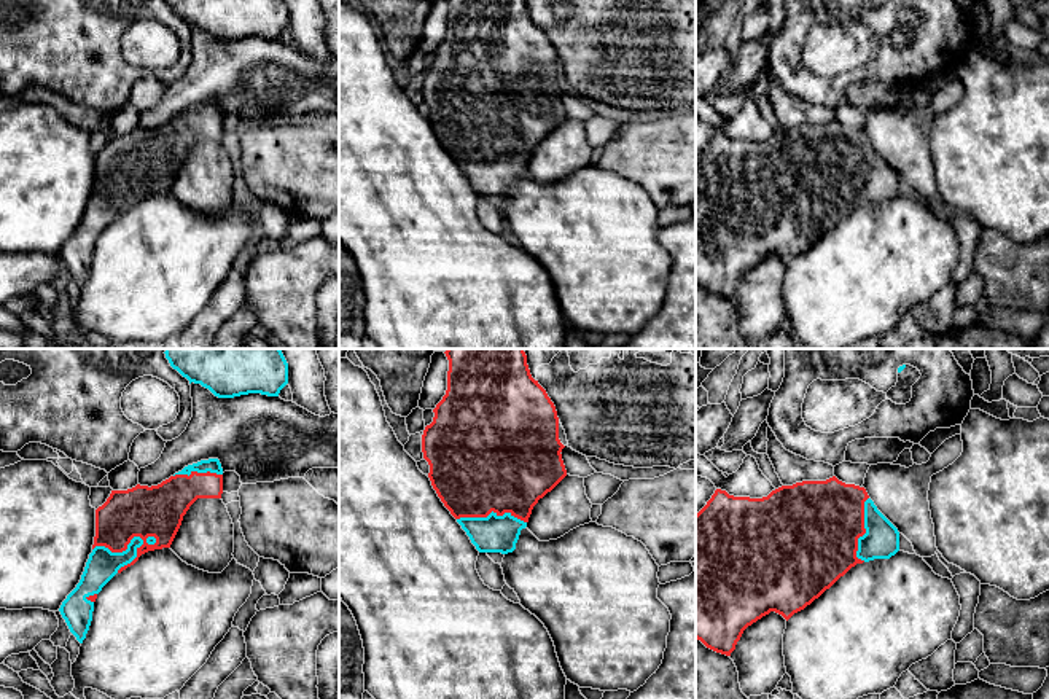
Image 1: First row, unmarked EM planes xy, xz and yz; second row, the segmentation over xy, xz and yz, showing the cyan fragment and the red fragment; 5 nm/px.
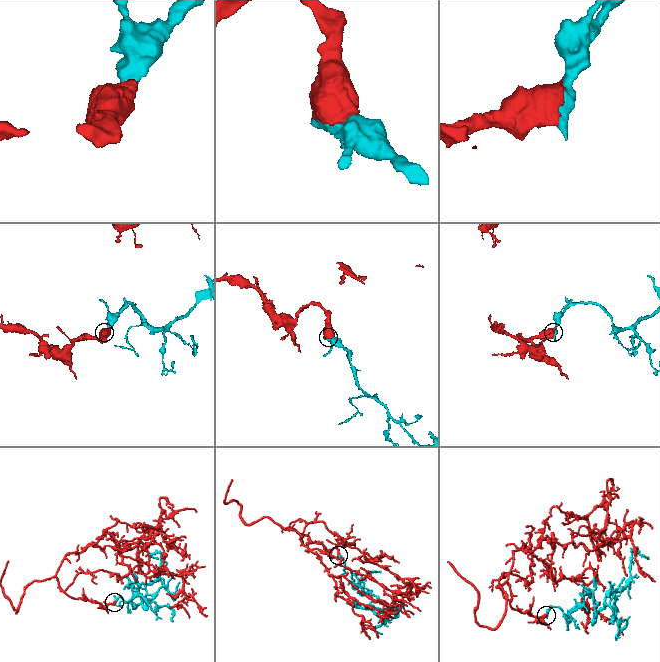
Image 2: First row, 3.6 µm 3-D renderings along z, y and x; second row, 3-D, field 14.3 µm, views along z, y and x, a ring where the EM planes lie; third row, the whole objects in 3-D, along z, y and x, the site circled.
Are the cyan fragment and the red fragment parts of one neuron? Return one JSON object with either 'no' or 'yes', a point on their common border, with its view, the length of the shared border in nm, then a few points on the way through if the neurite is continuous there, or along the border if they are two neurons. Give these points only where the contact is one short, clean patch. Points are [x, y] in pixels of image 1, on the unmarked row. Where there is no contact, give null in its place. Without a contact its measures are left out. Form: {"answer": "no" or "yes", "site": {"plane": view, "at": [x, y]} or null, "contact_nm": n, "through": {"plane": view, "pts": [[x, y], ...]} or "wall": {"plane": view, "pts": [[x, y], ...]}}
{"answer": "yes", "site": {"plane": "xy", "at": [128, 191]}, "contact_nm": 340}

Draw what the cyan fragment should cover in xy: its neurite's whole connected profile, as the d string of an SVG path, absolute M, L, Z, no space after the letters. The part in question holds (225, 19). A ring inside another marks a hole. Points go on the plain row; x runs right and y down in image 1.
M166 0L174 13L218 41L279 40L288 27L285 0Z

